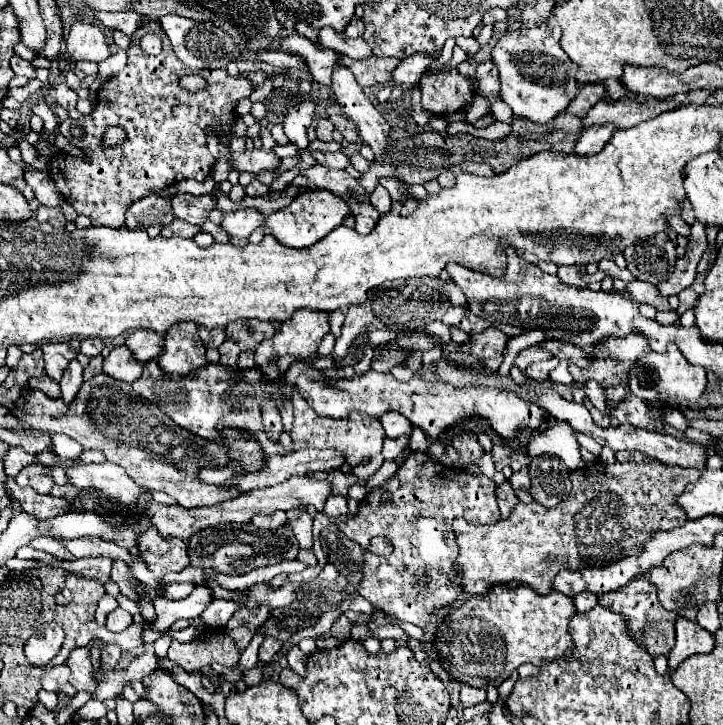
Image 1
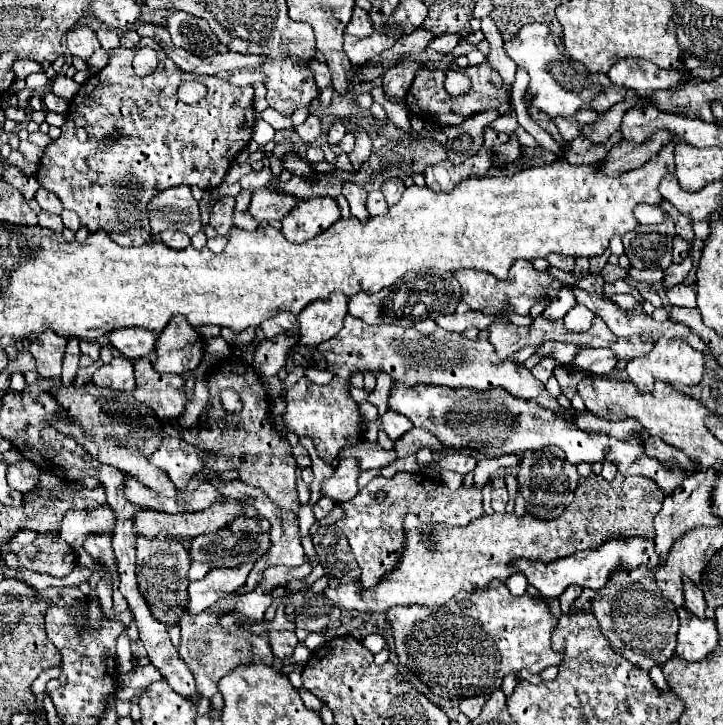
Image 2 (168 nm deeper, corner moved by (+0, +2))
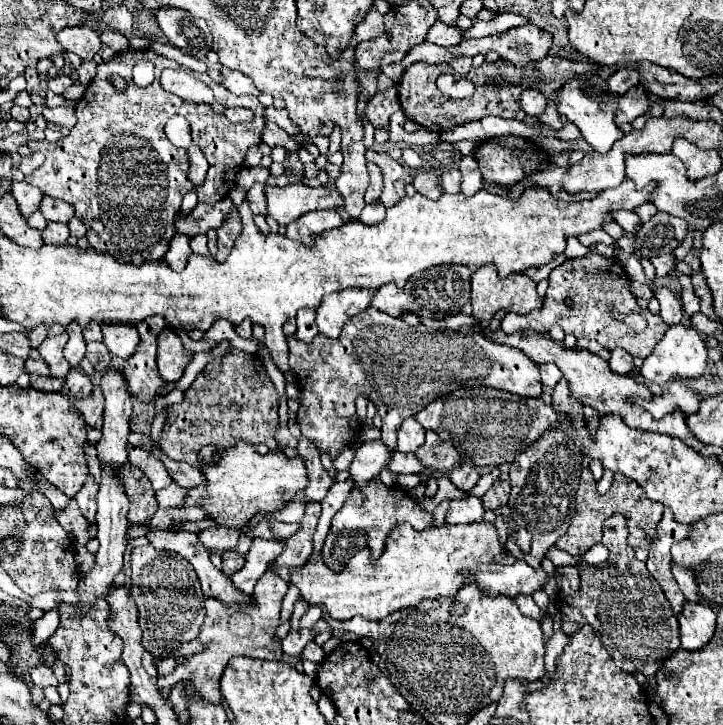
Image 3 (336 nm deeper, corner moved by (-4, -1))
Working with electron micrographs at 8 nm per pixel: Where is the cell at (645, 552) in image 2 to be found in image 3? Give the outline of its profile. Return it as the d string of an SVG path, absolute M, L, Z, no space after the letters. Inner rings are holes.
M523 560L515 564L499 564L489 562L485 566L477 566L477 574L471 576L471 582L479 584L487 594L533 594L535 590L543 590L549 582L549 574L543 568L531 568Z

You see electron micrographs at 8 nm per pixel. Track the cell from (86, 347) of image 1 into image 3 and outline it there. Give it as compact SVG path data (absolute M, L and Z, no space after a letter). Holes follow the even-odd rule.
M89 342L87 344L87 360L93 364L95 370L99 370L99 372L107 370L109 362L111 362L107 346L103 342Z

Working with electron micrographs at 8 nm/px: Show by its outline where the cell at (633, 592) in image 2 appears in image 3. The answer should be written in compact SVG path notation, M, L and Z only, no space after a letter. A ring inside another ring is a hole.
M621 514L609 516L603 524L603 544L609 548L609 558L597 566L597 574L589 570L589 564L579 564L581 590L575 596L559 596L557 606L567 636L577 632L583 624L589 624L609 650L617 668L653 678L663 662L681 646L679 622L665 592L649 574L645 562L637 560L627 537L625 518Z

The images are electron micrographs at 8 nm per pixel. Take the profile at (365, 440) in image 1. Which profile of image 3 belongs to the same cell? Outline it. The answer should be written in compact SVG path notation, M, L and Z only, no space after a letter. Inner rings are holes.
M369 306L361 314L353 316L345 330L341 332L341 338L321 338L319 334L313 338L311 344L299 342L295 336L287 336L289 344L289 366L297 370L297 382L303 392L297 422L305 438L309 438L319 452L327 452L331 460L335 460L342 448L358 439L361 424L356 415L356 400L359 394L367 396L375 406L377 414L383 418L383 442L387 448L397 448L397 428L407 416L413 416L417 410L423 410L425 404L457 390L463 386L489 386L507 390L517 396L525 398L537 398L543 392L537 364L531 362L521 350L513 350L509 346L497 344L489 338L485 338L481 332L473 328L459 328L459 330L433 330L427 326L413 328L401 318L391 318L385 312L379 312L377 308ZM363 358L369 358L369 366L363 362Z

